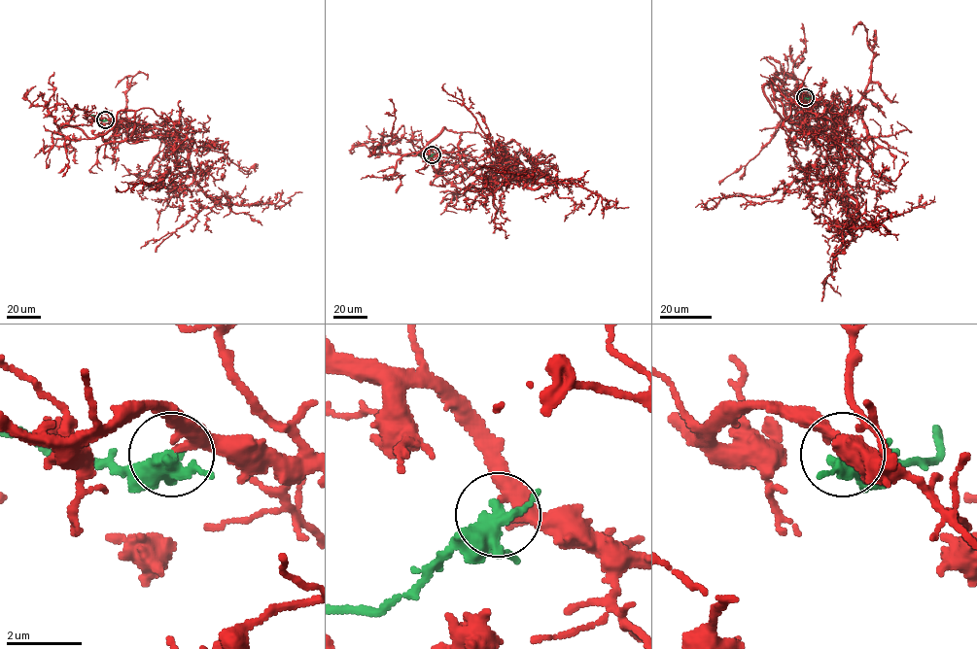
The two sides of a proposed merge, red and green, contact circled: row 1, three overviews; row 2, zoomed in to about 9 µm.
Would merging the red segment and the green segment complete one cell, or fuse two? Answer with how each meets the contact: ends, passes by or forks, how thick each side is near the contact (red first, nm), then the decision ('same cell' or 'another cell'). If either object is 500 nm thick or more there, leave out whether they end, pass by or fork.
red forks; green forks; calibres 150 and 320 nm; same cell

